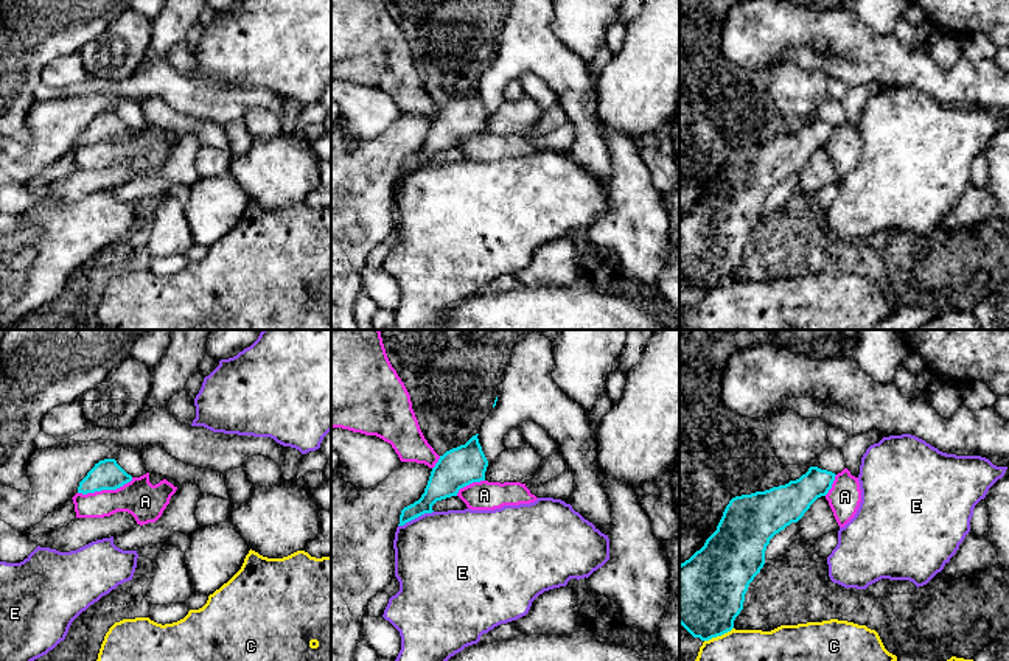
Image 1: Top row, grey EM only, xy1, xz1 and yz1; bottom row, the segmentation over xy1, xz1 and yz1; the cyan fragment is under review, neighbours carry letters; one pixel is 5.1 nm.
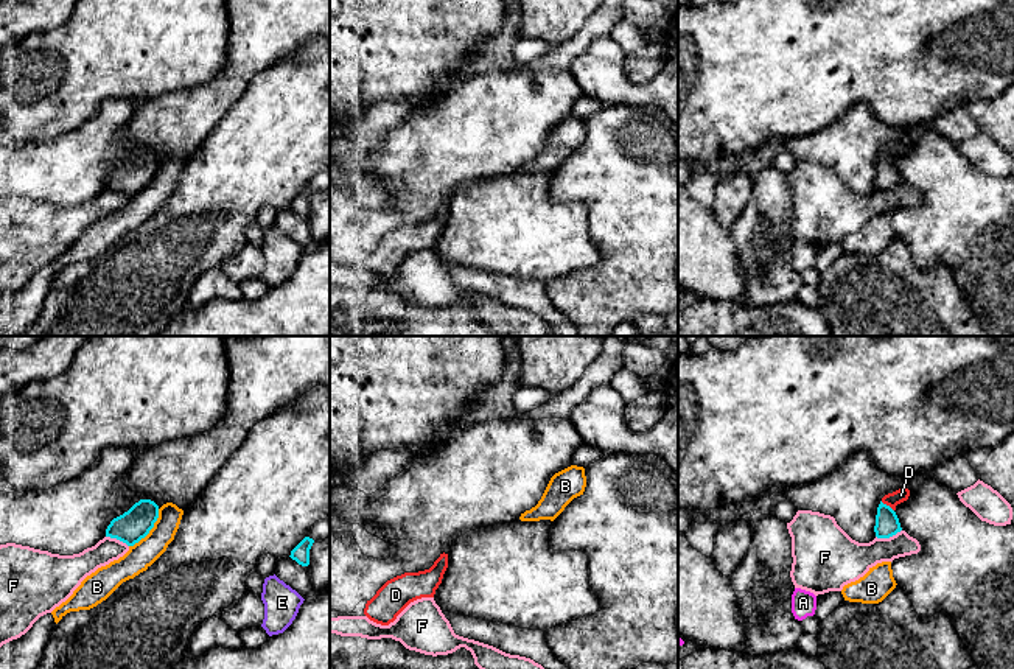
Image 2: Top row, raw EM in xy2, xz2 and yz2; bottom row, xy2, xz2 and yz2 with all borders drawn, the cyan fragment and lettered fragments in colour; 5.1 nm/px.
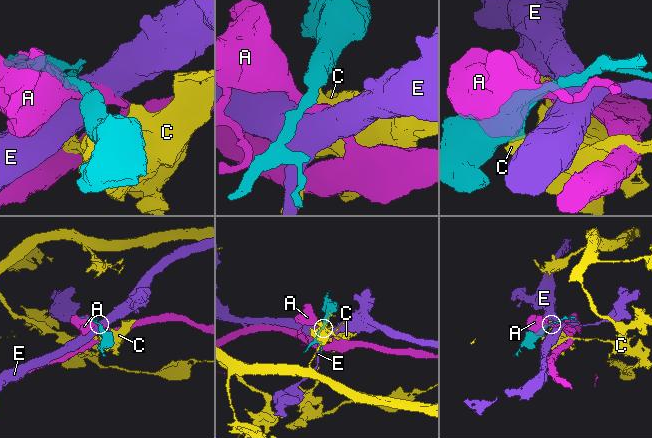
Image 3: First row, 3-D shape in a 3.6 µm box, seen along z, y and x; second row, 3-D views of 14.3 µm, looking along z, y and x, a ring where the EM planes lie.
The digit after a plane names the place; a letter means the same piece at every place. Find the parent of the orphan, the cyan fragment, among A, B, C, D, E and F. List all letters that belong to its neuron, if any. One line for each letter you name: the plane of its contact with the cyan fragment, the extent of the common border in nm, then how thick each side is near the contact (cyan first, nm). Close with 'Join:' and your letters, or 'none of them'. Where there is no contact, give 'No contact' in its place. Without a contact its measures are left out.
D: Touches cyan in yz2. Shared border 90 nm. Thickness 130 nm (cyan) against 70 nm
Join: D

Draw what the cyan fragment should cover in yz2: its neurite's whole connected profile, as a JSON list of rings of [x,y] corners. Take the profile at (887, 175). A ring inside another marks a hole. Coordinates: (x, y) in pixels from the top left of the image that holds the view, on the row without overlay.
[[[899,140],[893,145],[888,145],[882,149],[877,166],[874,184],[877,190],[890,190],[902,182],[899,170],[896,166],[896,157],[907,152],[910,148],[908,140]]]

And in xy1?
[[[104,110],[95,115],[79,134],[78,145],[87,146],[101,142],[117,142],[131,132],[132,128],[127,126],[115,110]]]

